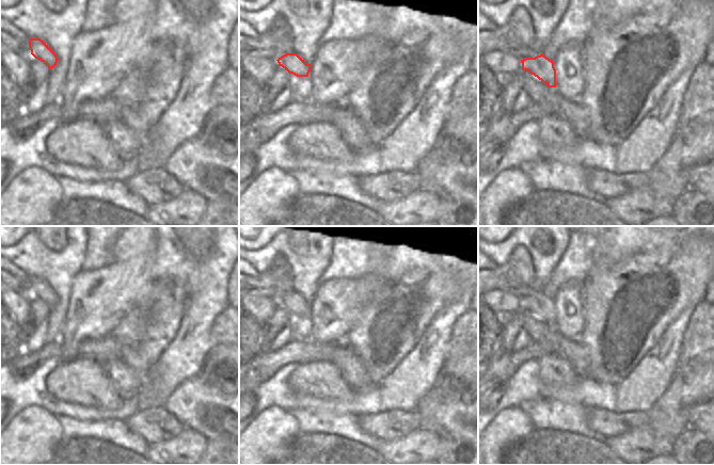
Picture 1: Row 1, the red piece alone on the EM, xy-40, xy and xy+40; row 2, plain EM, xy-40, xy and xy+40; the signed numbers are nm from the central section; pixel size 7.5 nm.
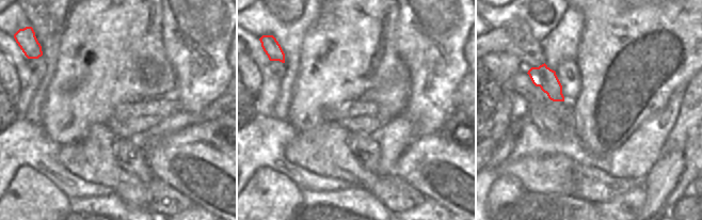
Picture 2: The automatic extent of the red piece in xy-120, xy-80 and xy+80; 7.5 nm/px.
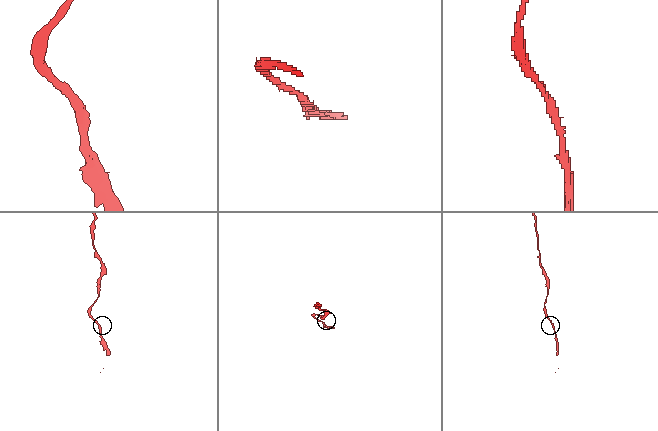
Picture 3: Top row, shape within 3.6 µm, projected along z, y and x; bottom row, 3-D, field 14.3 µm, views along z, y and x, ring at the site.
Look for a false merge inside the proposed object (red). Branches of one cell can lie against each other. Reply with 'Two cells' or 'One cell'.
One cell.

